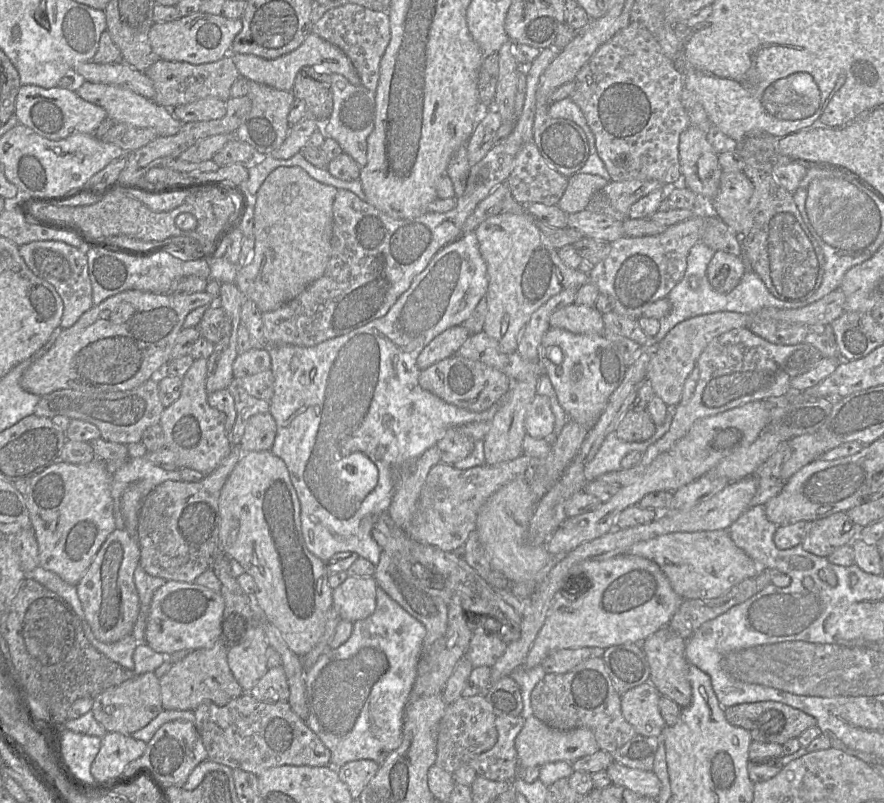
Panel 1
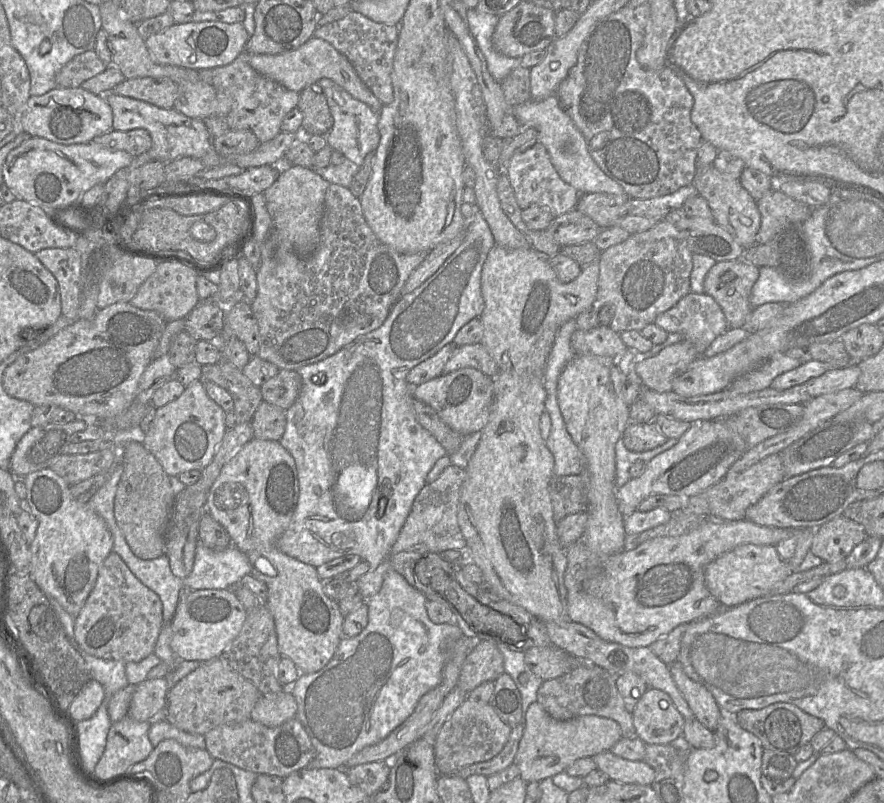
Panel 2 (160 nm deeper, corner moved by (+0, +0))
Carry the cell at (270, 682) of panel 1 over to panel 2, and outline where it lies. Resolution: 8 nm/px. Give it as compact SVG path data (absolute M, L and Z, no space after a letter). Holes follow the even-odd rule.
M289 688L274 695L262 695L255 704L251 718L267 727L276 727L296 718L297 703Z

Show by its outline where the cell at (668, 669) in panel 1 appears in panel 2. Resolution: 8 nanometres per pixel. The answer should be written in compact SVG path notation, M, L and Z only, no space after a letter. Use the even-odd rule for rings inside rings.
M678 662L669 665L669 670L695 718L713 732L720 719L720 707L711 692L688 677Z

